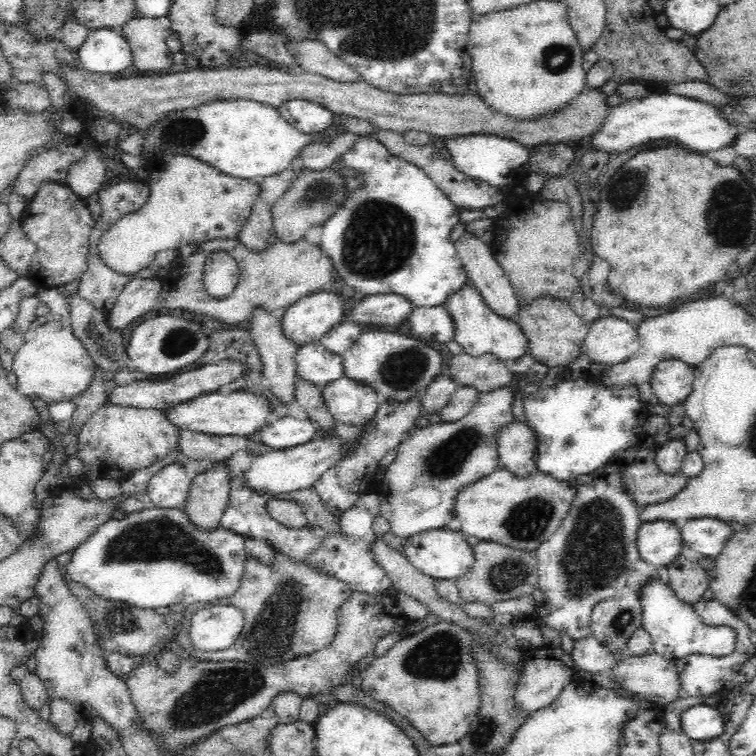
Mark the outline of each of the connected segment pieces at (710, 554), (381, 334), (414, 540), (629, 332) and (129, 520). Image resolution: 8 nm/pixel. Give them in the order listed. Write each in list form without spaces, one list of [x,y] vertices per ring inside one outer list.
[[[691,517],[679,526],[684,545],[706,558],[716,558],[723,542],[733,530],[727,521],[708,517]]]
[[[370,327],[365,328],[360,337],[356,338],[352,346],[342,354],[344,375],[366,383],[377,391],[377,399],[381,403],[401,405],[411,398],[421,395],[432,384],[432,381],[442,372],[442,355],[428,345],[428,342],[399,334],[395,328]]]
[[[438,529],[414,535],[407,539],[402,553],[420,572],[434,579],[455,581],[457,577],[466,574],[474,564],[473,547],[466,541],[464,531],[454,529]]]
[[[617,314],[594,321],[581,344],[580,353],[598,364],[617,365],[639,349],[637,328]]]
[[[147,506],[141,511],[136,511],[129,515],[126,514],[124,519],[112,519],[99,526],[94,531],[94,534],[90,534],[78,548],[74,549],[70,562],[62,570],[65,578],[86,586],[86,588],[103,599],[130,602],[132,606],[138,606],[138,608],[158,608],[158,606],[166,606],[166,604],[194,604],[195,602],[211,604],[210,600],[214,600],[214,598],[228,596],[228,594],[232,595],[234,590],[238,588],[239,578],[243,572],[243,564],[247,559],[248,554],[245,549],[245,538],[243,536],[226,530],[221,526],[213,533],[204,533],[194,529],[194,526],[188,521],[186,513],[182,510],[164,510]]]

